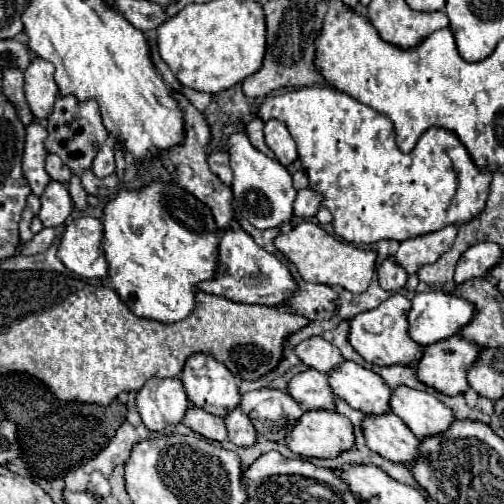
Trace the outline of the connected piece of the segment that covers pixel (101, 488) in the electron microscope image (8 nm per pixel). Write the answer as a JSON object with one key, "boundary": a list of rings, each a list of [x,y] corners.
{"boundary":[[[91,473],[91,483],[87,487],[89,493],[93,493],[95,497],[103,499],[103,497],[109,497],[111,495],[111,487],[109,487],[109,481],[101,475],[101,473]]]}

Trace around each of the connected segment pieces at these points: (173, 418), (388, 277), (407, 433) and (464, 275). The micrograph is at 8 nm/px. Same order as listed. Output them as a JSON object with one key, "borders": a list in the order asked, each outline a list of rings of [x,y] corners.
{"borders":[[[[151,377],[139,391],[135,397],[137,403],[137,411],[145,423],[145,427],[149,431],[163,431],[167,425],[175,425],[183,419],[187,407],[189,407],[189,399],[185,395],[183,383],[179,377],[167,377],[167,379],[159,379],[159,377]]],[[[391,257],[383,259],[379,269],[379,285],[387,291],[395,291],[395,289],[401,289],[405,283],[407,283],[407,273],[405,269],[401,269],[401,265],[397,265]]],[[[391,411],[381,415],[365,415],[361,429],[367,447],[389,461],[407,465],[419,455],[419,439]]],[[[485,241],[471,245],[461,259],[457,261],[455,269],[455,283],[463,283],[473,277],[487,277],[489,269],[501,259],[501,247],[497,243]]]]}

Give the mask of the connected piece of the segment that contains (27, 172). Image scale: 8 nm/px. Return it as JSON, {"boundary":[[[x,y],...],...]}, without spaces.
{"boundary":[[[33,121],[27,127],[27,139],[25,139],[25,153],[23,153],[23,175],[29,181],[29,187],[35,195],[41,195],[45,185],[51,181],[45,171],[45,137],[47,131],[41,123]]]}

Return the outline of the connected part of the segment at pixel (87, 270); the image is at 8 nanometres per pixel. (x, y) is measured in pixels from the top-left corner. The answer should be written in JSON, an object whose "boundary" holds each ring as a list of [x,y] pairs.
{"boundary":[[[83,215],[69,219],[59,241],[57,257],[63,265],[85,279],[105,279],[107,261],[101,249],[103,225],[99,219]]]}

